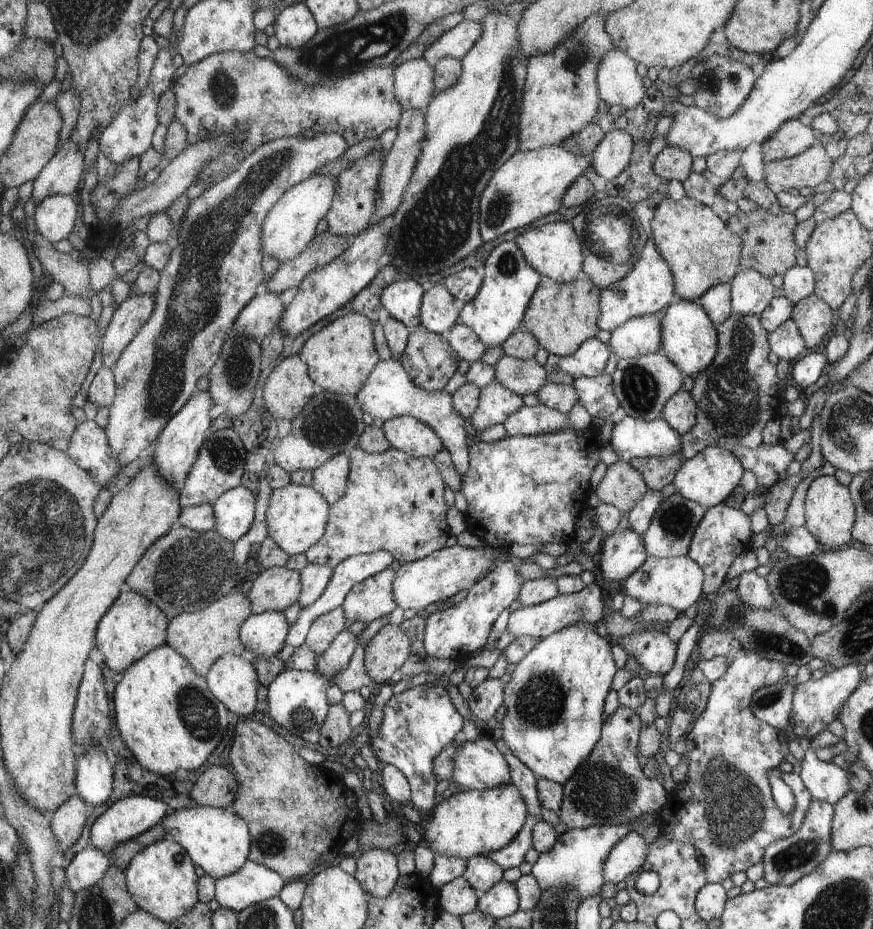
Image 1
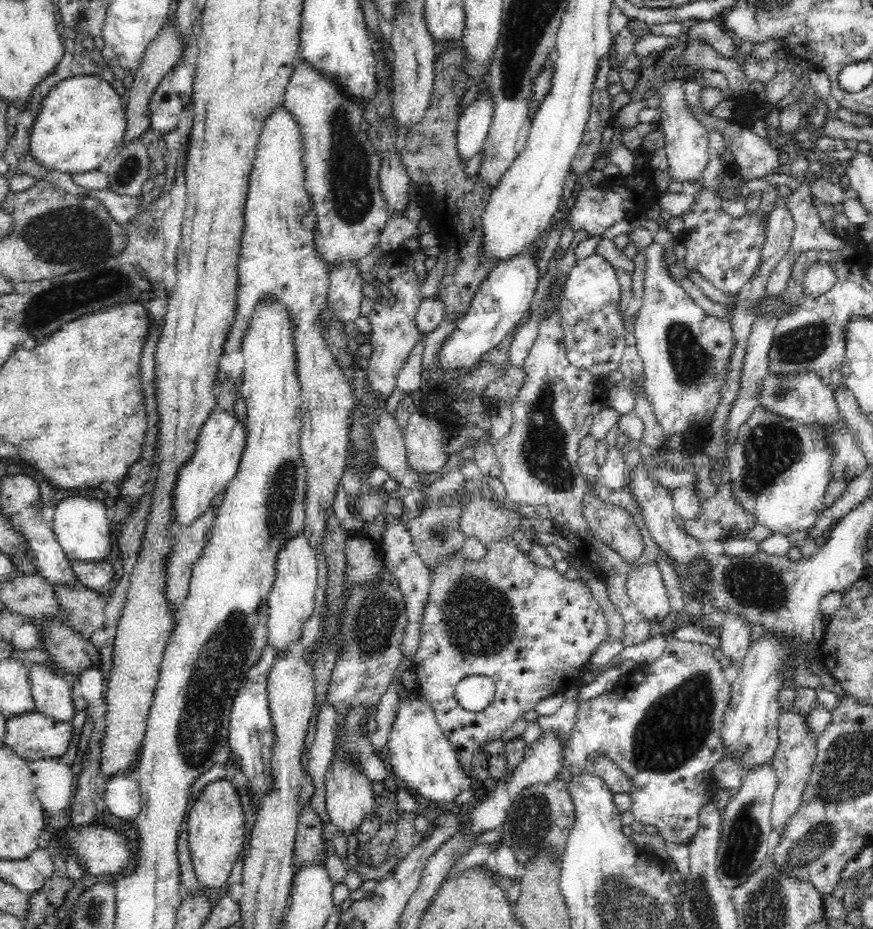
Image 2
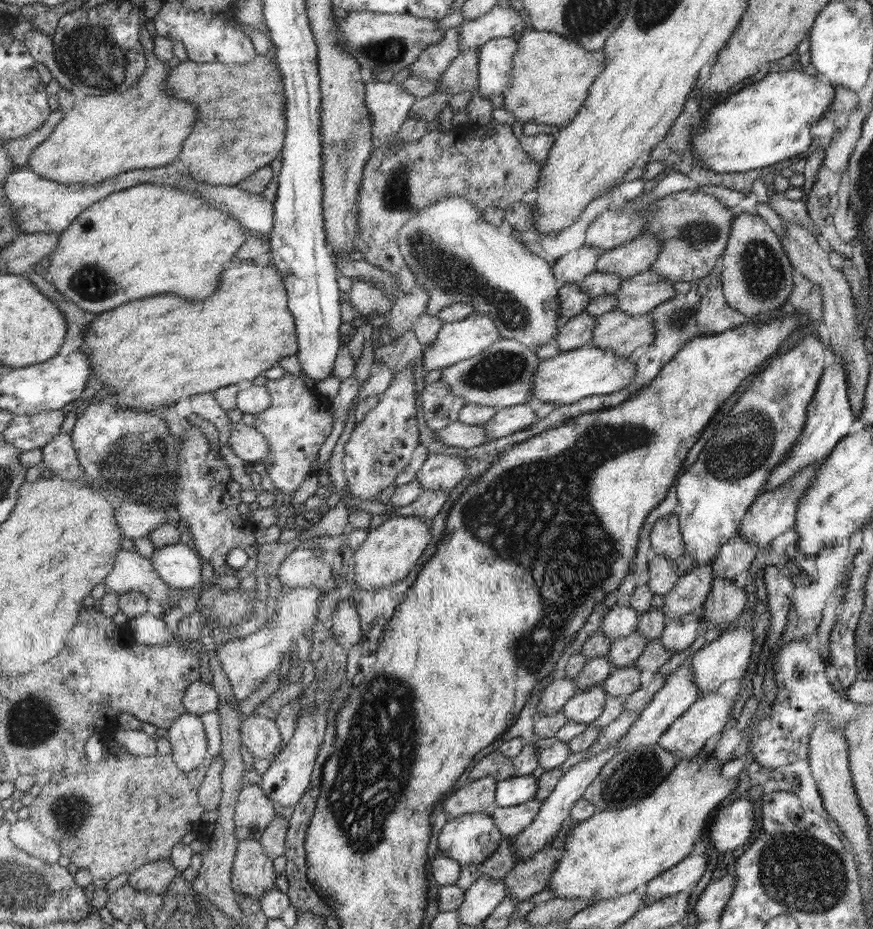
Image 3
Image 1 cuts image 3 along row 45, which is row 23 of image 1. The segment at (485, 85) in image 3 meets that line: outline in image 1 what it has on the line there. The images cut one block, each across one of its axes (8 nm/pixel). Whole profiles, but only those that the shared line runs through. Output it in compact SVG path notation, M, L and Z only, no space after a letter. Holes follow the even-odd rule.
M494 6L491 12L488 12L482 20L482 34L480 34L476 44L472 46L470 52L461 60L462 74L458 78L458 82L448 88L446 92L438 94L434 100L430 101L424 111L424 120L426 120L426 138L424 144L420 148L420 156L418 156L418 164L410 176L407 192L404 192L403 202L397 208L394 215L390 215L384 219L384 226L388 230L388 240L386 240L386 254L392 256L392 266L400 270L402 278L418 278L418 276L428 276L428 274L436 274L444 268L450 268L452 264L456 264L458 260L462 260L464 256L468 256L470 252L474 252L476 248L482 246L483 237L479 233L479 199L482 198L483 191L486 190L487 184L490 182L492 175L511 158L519 148L519 132L520 132L520 112L523 102L523 92L526 90L527 76L527 60L526 56L520 48L520 39L518 36L518 24L508 14L500 11L500 6Z

